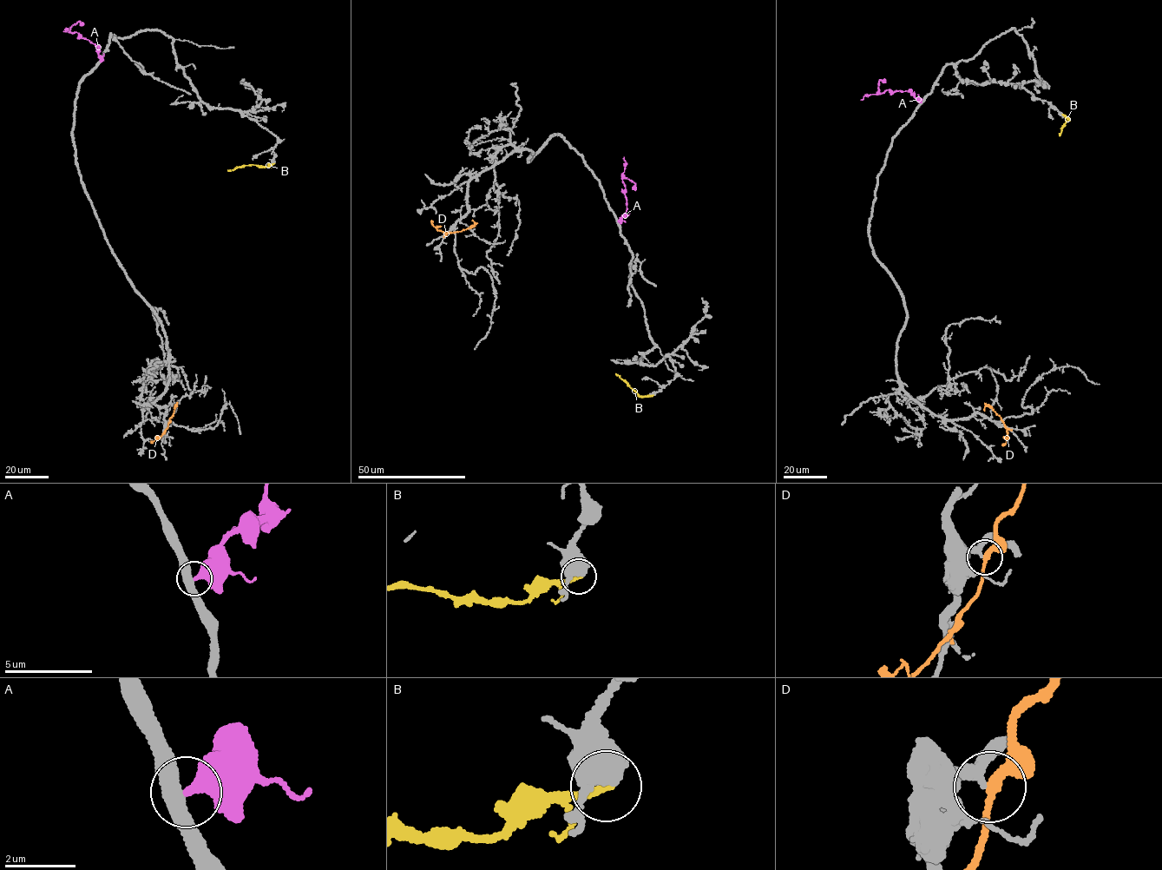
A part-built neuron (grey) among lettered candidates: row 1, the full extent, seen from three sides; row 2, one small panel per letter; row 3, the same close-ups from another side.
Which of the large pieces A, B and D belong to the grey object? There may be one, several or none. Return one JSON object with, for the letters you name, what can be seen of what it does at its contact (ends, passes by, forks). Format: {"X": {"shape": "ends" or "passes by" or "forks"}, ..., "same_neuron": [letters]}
{"A": {"shape": "ends"}, "same_neuron": ["A"]}

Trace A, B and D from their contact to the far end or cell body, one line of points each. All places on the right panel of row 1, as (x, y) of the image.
A: (921, 102), (909, 91), (891, 92), (889, 89), (879, 92), (879, 81), (885, 82)
B: (1062, 115), (1069, 119), (1060, 135)
D: (1002, 421), (1007, 437), (1001, 444)

